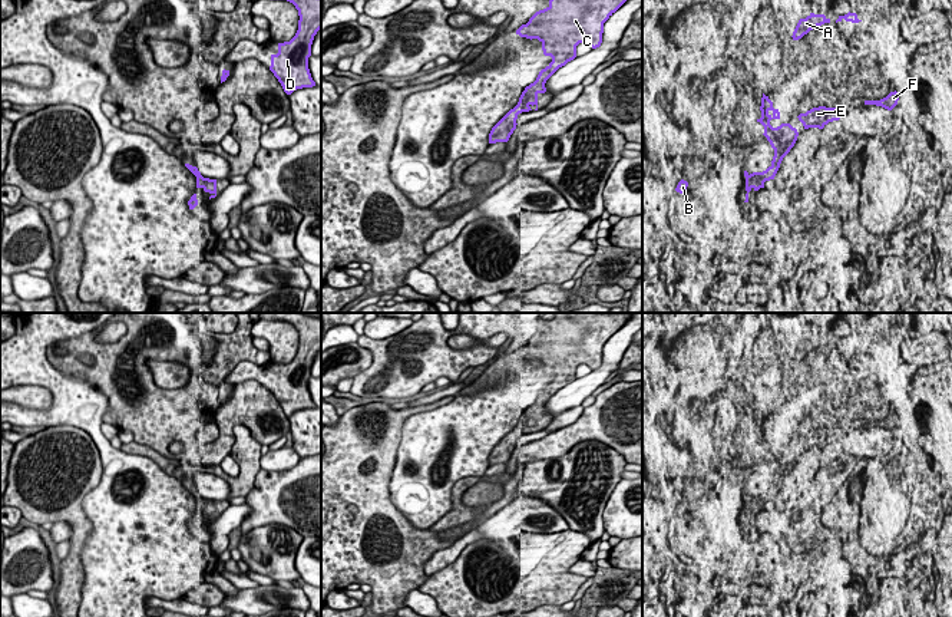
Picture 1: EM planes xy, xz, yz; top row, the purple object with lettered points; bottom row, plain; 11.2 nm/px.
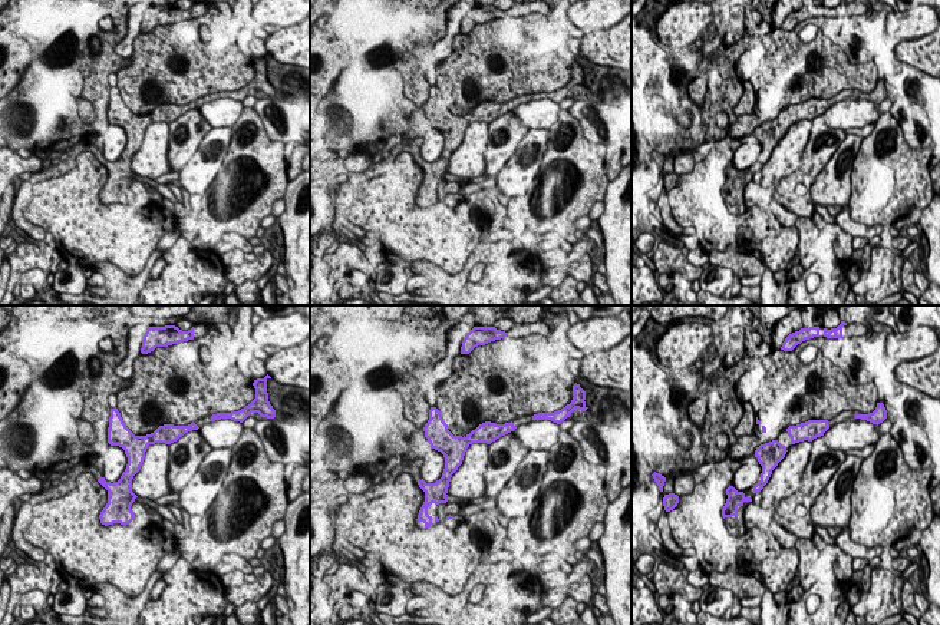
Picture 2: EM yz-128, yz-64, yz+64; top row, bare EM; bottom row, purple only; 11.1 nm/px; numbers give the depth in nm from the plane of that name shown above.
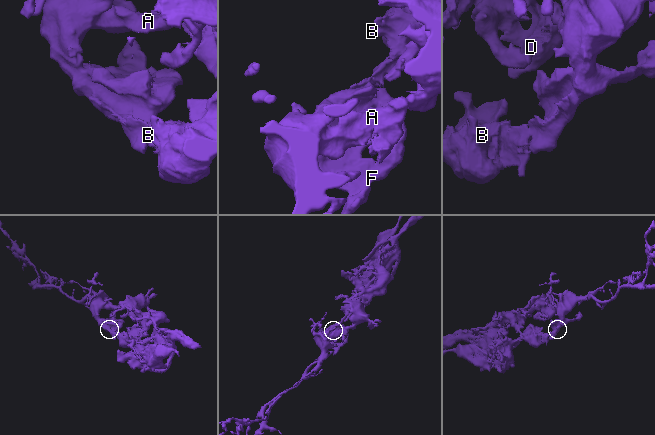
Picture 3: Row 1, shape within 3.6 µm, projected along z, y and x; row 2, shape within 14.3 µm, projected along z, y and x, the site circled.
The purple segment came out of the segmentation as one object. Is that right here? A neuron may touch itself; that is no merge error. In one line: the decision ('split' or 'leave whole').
leave whole

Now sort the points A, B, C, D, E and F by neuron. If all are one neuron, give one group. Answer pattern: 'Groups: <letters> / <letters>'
Groups: A B C D E F

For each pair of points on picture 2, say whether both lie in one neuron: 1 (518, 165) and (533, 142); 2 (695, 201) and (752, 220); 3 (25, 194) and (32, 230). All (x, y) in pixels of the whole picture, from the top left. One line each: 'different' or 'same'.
1: same
2: same
3: same

